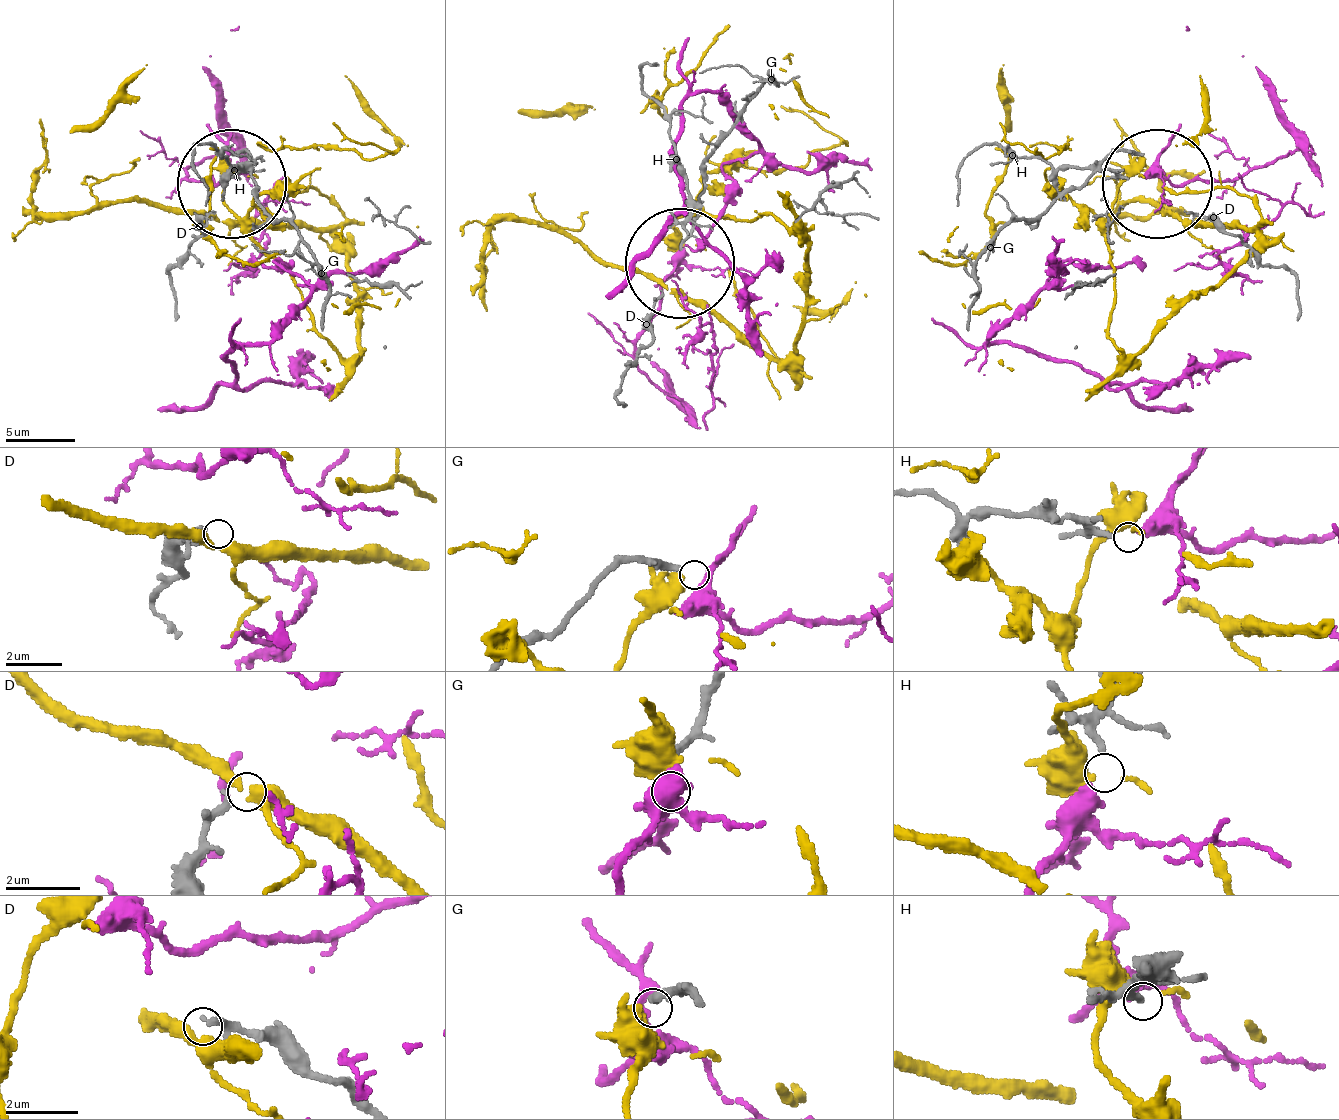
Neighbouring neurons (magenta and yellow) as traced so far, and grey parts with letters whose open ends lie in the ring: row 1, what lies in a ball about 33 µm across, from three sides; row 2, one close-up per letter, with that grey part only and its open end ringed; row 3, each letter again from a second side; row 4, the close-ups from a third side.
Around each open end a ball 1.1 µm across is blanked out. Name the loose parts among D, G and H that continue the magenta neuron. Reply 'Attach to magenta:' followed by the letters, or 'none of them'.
Attach to magenta: H

